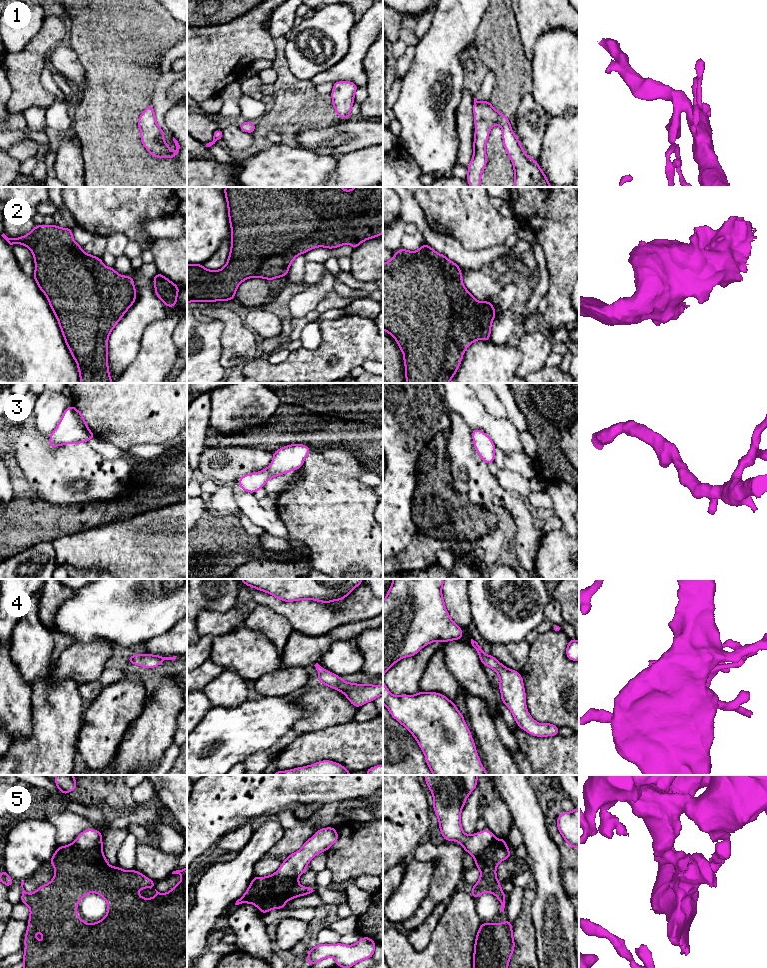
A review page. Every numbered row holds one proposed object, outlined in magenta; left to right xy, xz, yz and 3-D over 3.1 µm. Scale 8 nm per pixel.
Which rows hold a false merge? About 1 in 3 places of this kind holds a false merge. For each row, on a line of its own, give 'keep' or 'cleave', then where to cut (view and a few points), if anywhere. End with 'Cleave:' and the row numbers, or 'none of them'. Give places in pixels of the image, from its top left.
1: keep | no cut
2: keep | no cut
3: keep | no cut
4: keep | no cut
5: cleave | xy (74, 842), (84, 849), (101, 849)
Cleave: 5

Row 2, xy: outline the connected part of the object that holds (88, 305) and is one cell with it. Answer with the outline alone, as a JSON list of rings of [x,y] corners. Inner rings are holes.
[[[35,225],[27,235],[8,238],[1,235],[10,245],[21,244],[29,248],[35,262],[35,279],[40,290],[49,301],[49,306],[58,320],[65,343],[77,363],[80,383],[113,383],[109,373],[108,338],[114,327],[136,300],[136,288],[131,276],[117,273],[106,267],[101,258],[86,254],[73,239],[72,229],[57,225]]]

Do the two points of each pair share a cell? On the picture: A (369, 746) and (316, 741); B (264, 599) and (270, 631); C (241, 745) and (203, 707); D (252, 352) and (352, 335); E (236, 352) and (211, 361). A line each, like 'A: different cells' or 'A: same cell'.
A: same cell
B: different cells
C: different cells
D: different cells
E: different cells

